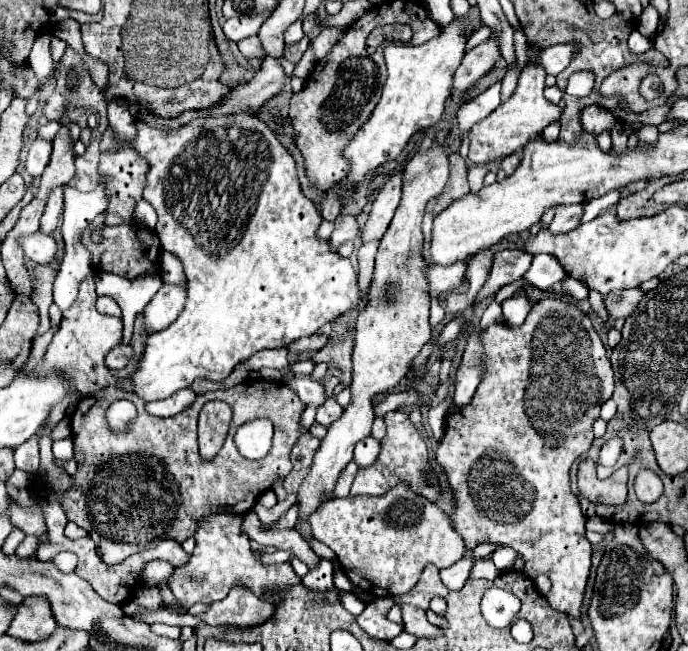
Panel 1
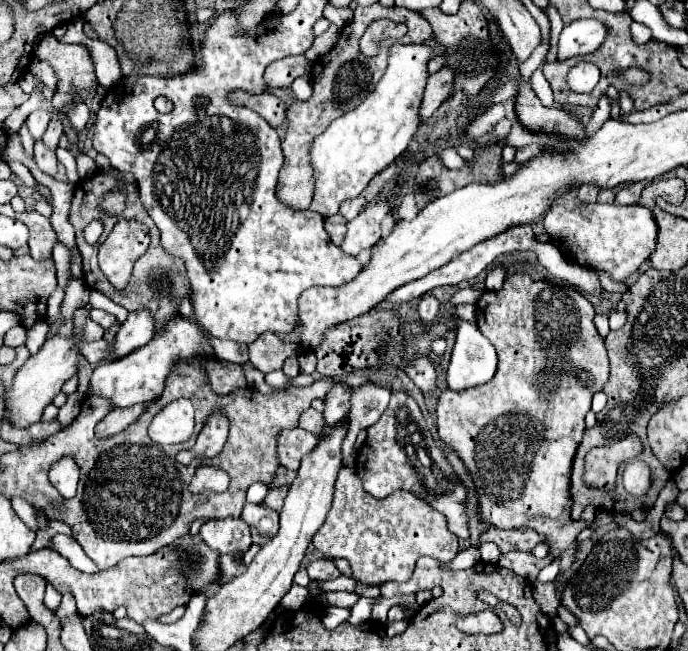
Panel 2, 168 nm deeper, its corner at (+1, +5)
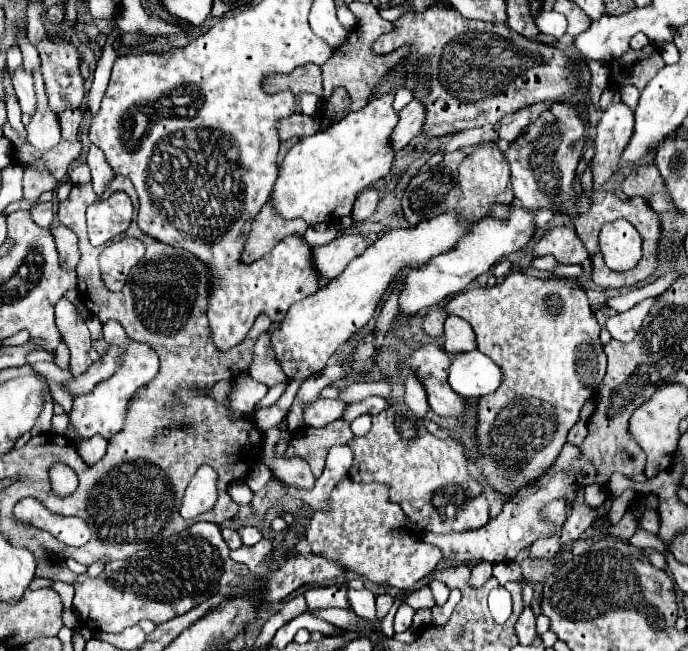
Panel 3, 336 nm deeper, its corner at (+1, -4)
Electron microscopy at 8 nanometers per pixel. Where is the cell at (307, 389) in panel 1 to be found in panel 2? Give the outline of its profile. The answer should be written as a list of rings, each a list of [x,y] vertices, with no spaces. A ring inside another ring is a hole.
[[[275,370],[275,372],[265,374],[265,382],[271,384],[271,386],[275,386],[275,388],[281,388],[281,386],[289,384],[289,378],[283,374],[283,370]]]

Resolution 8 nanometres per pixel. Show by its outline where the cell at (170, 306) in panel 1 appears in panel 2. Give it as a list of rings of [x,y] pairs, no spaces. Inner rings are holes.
[[[149,310],[131,312],[115,334],[113,358],[123,358],[133,350],[145,346],[153,338],[153,326],[155,326],[155,320],[149,314]]]

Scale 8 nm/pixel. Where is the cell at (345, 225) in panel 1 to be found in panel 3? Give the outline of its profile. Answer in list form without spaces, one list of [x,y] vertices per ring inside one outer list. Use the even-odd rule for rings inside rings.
[[[363,191],[357,199],[355,199],[355,205],[353,205],[353,219],[357,221],[357,223],[361,223],[361,221],[365,221],[365,219],[369,219],[373,213],[375,213],[375,209],[377,209],[377,203],[379,203],[379,193],[377,191]]]

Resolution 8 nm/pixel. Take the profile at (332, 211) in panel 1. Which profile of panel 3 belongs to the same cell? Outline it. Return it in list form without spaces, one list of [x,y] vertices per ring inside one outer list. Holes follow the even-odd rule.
[[[389,91],[375,101],[369,101],[363,109],[349,113],[329,127],[329,131],[303,137],[289,149],[271,193],[275,209],[285,219],[303,217],[307,225],[315,225],[329,223],[327,217],[341,219],[351,215],[355,197],[389,175],[395,161],[391,133],[399,121],[399,113],[393,109],[393,99],[395,91]]]

